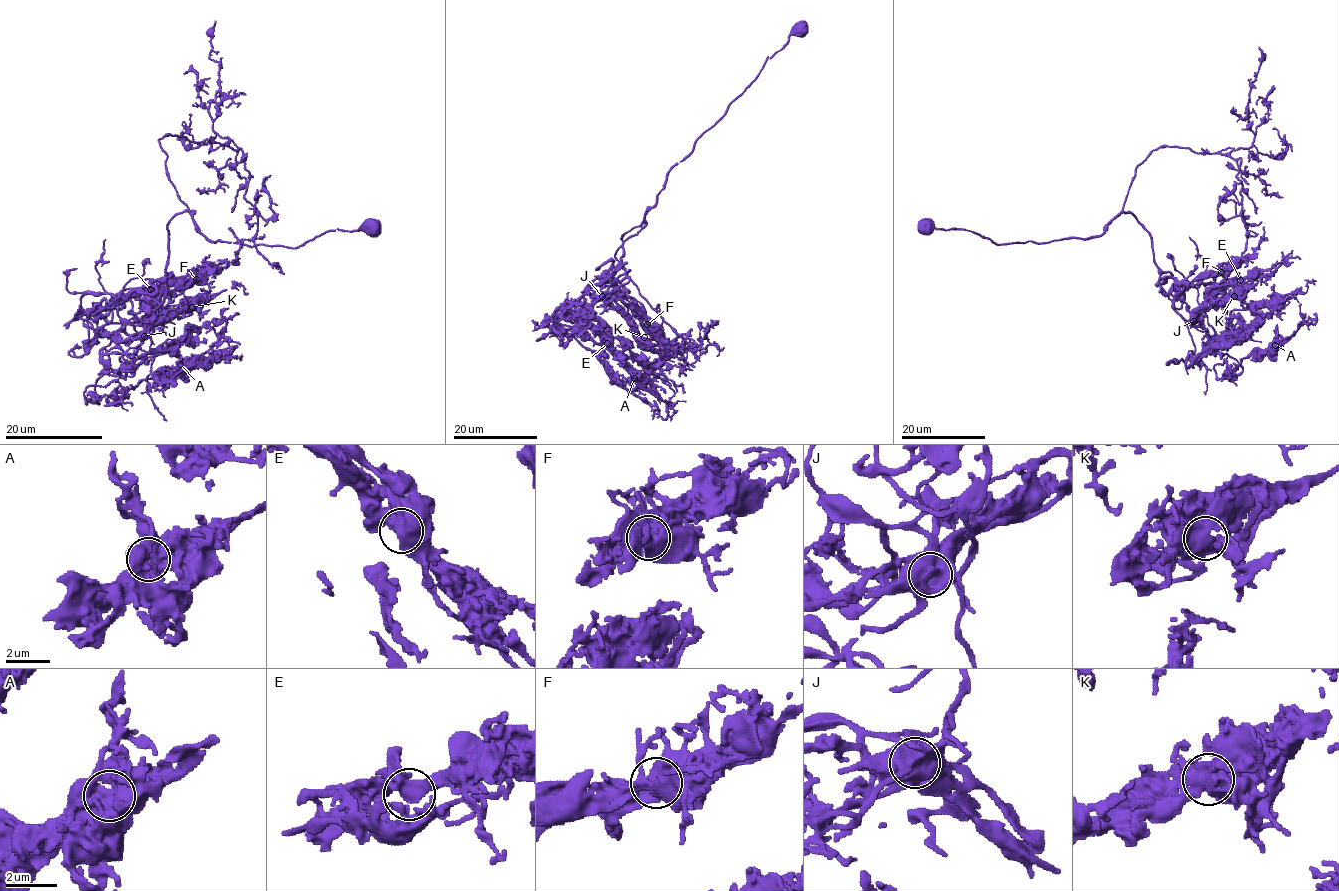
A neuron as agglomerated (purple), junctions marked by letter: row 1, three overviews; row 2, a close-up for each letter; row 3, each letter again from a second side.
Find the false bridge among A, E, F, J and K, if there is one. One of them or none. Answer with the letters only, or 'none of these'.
none of these

